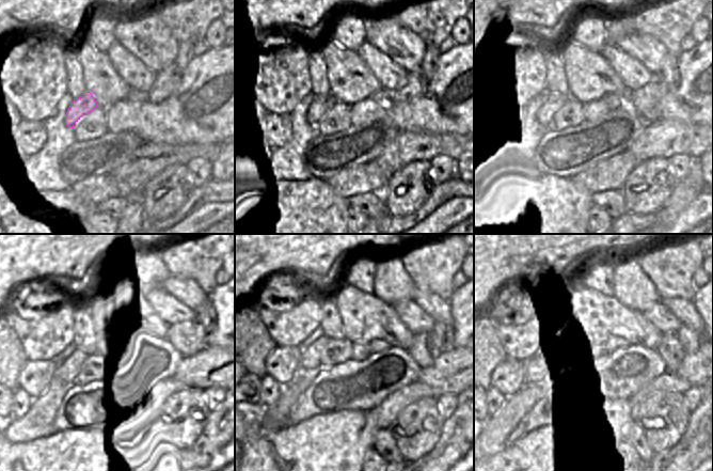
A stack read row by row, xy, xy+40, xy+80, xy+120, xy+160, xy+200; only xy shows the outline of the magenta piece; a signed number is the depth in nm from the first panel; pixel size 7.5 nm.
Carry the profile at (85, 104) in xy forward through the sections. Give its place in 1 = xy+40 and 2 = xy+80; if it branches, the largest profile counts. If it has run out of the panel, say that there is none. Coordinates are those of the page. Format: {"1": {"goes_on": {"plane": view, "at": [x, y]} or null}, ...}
{"1": {"goes_on": {"plane": "xy+40", "at": [319, 105]}}, "2": {"goes_on": {"plane": "xy+80", "at": [545, 113]}}}

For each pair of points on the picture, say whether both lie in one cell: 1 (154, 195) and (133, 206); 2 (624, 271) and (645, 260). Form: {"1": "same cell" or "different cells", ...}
{"1": "different cells", "2": "different cells"}

